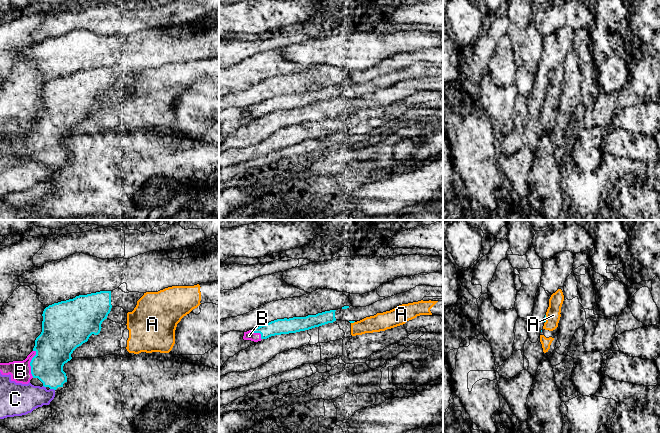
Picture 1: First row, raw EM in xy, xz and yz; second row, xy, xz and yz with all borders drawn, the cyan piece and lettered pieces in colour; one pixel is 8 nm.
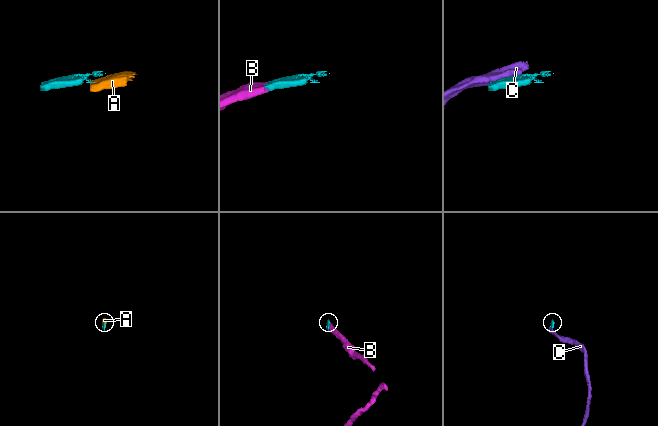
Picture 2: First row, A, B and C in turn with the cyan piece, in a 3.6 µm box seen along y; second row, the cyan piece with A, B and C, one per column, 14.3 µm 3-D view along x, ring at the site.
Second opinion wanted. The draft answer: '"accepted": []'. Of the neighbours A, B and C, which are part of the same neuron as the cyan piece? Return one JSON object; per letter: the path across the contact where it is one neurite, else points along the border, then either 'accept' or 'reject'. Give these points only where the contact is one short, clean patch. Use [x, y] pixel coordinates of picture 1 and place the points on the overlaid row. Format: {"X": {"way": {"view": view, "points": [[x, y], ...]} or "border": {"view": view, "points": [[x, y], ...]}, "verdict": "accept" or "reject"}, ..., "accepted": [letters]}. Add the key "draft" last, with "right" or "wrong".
{"A": {"verdict": "reject"}, "B": {"way": {"view": "xy", "points": [[54, 346], [36, 364], [30, 364], [23, 371], [20, 371]]}, "verdict": "accept"}, "C": {"border": {"view": "xy", "points": [[50, 388], [54, 390]]}, "verdict": "reject"}, "accepted": ["B"], "draft": "wrong"}

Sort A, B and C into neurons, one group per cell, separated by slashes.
A / B / C

